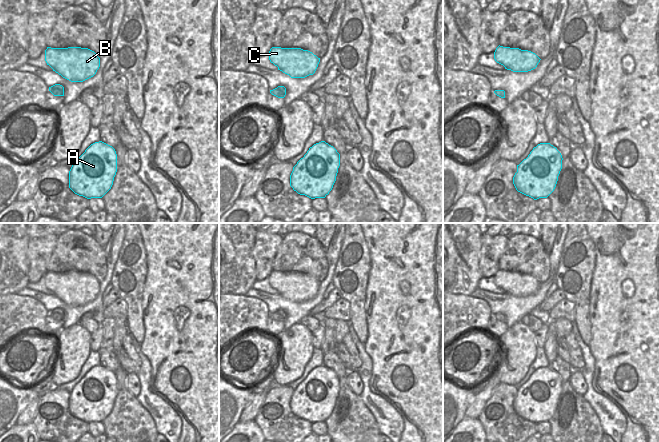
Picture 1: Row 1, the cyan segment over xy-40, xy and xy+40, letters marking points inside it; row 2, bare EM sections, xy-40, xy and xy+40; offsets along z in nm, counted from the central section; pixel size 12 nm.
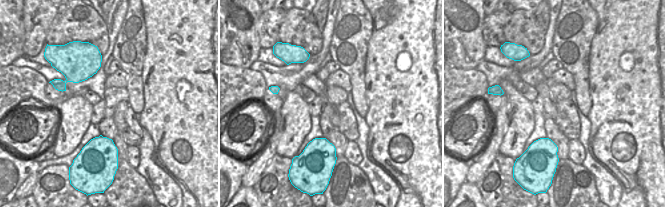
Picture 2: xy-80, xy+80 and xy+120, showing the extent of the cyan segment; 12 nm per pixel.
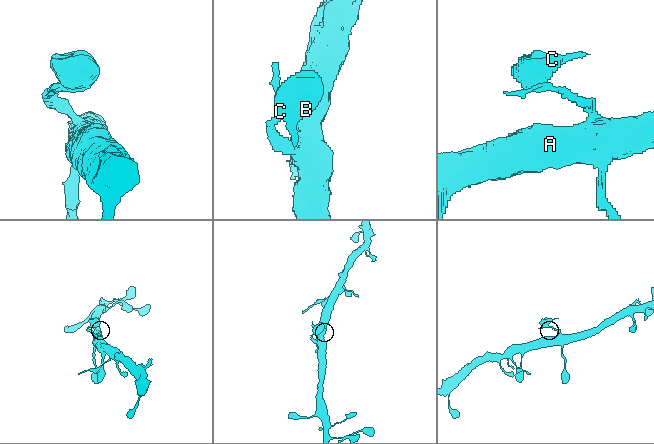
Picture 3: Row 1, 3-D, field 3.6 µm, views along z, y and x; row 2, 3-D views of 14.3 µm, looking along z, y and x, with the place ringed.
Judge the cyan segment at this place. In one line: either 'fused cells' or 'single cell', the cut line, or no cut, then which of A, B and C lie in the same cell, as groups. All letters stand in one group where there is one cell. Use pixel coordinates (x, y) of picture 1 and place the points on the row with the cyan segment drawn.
single cell; cut none; groups A B C

